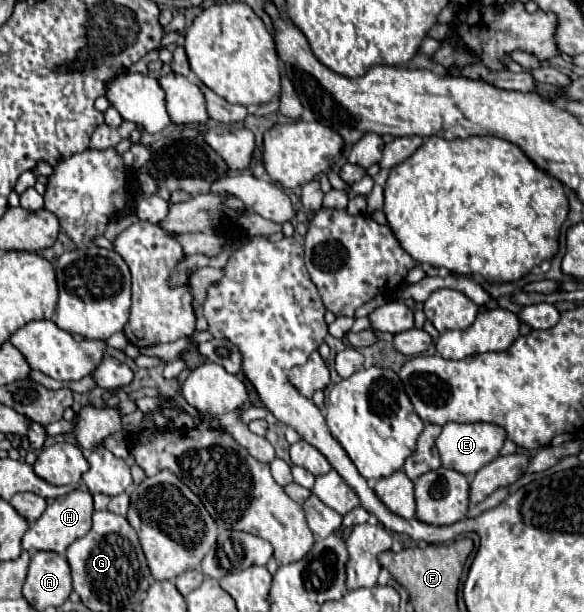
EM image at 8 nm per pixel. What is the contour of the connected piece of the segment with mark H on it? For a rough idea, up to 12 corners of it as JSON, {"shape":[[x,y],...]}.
{"shape":[[73,490],[29,526],[21,546],[65,554],[91,530],[93,498]]}

